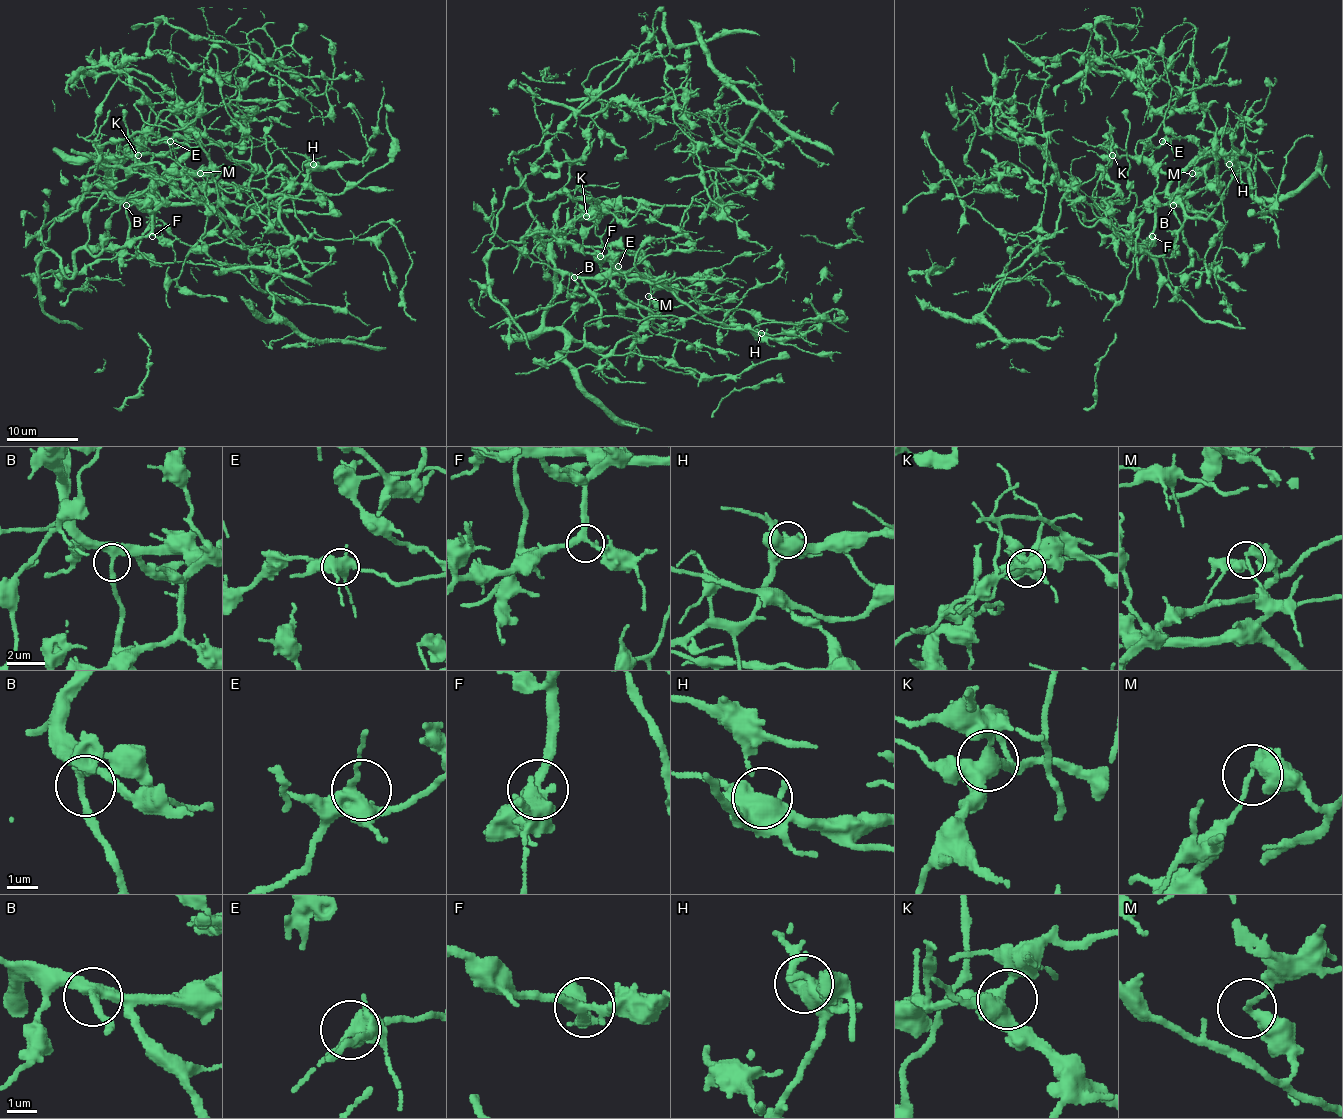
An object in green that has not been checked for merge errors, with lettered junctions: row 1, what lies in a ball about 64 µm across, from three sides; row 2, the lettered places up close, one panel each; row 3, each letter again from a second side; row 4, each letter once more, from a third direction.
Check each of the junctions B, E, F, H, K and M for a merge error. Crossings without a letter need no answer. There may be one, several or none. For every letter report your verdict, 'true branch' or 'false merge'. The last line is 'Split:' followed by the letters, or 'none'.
B: true branch
E: true branch
F: true branch
H: true branch
K: true branch
M: false merge
Split: M

